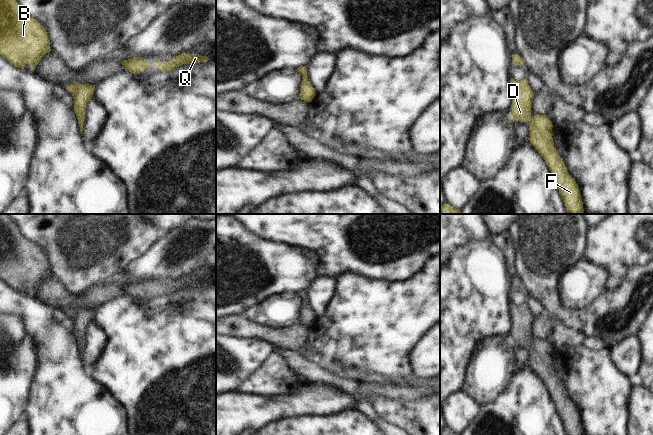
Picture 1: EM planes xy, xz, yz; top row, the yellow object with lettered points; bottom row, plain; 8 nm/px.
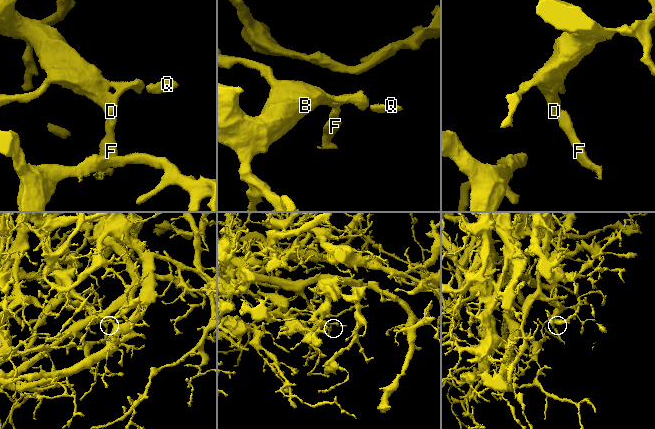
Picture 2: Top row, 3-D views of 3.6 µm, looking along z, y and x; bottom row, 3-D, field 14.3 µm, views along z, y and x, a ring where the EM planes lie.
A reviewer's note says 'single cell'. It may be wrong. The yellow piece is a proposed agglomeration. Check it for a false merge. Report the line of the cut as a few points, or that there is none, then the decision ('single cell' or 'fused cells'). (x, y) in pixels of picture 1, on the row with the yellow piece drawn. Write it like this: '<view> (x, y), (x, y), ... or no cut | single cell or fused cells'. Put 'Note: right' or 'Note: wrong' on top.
Note: right
no cut | single cell

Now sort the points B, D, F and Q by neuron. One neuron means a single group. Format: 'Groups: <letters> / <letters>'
Groups: B D F Q

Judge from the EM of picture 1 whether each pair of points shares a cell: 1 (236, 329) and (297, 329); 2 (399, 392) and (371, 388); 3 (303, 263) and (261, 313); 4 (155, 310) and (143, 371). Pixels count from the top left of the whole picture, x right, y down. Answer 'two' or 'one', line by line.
1: one
2: one
3: two
4: one

